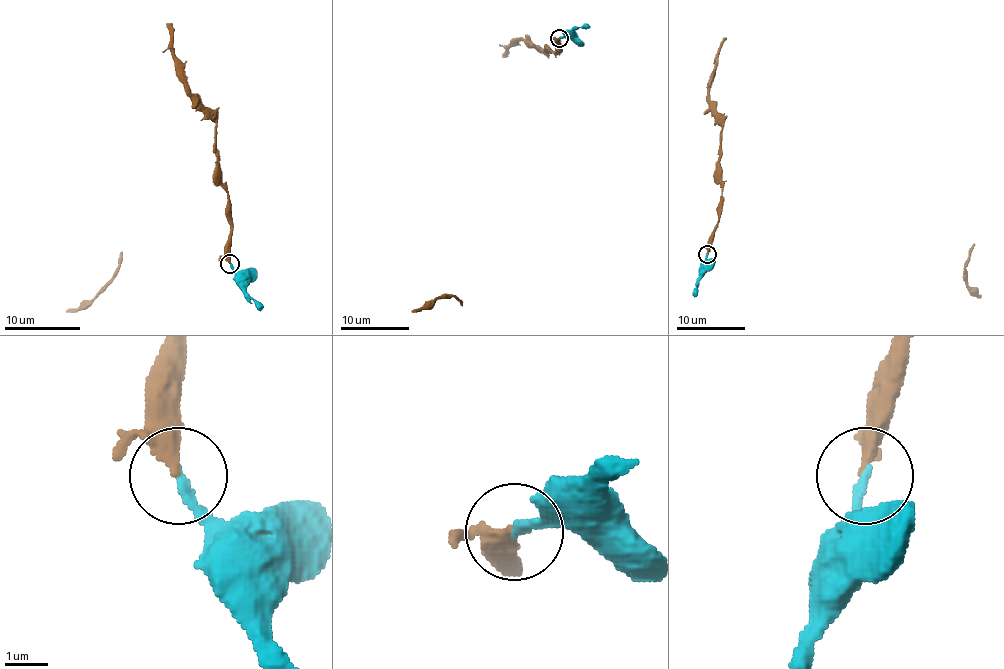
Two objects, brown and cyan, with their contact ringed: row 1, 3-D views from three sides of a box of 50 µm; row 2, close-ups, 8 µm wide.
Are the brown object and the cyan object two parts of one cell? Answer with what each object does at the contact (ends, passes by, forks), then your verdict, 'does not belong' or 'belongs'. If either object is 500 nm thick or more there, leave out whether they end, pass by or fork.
brown ends there; cyan ends there; belongs

